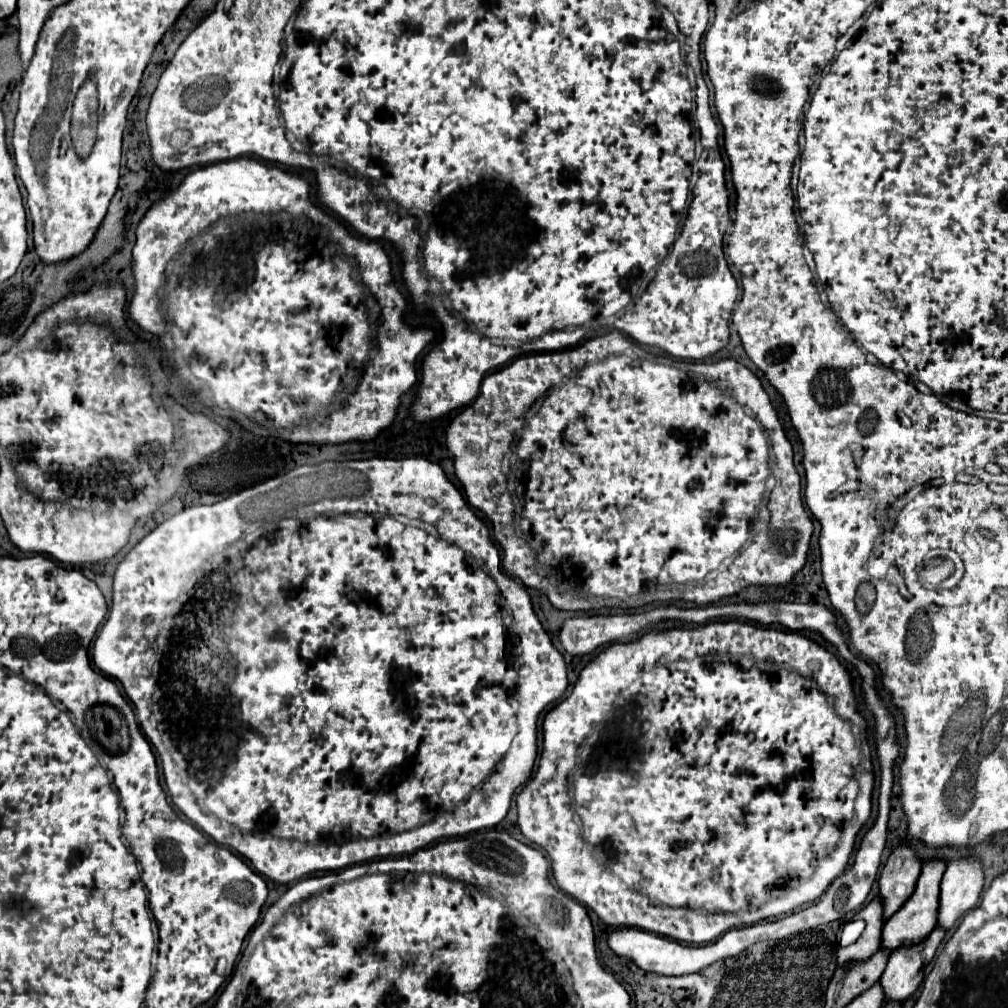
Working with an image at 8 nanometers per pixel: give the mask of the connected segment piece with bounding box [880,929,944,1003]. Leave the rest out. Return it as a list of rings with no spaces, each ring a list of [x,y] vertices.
[[[934,929],[934,933],[930,933],[920,945],[902,947],[890,955],[886,971],[880,977],[884,1003],[904,1003],[912,993],[916,993],[924,979],[924,969],[934,959],[942,937],[944,931]]]

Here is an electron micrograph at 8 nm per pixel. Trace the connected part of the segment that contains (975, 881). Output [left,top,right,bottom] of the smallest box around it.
[936,857,984,931]

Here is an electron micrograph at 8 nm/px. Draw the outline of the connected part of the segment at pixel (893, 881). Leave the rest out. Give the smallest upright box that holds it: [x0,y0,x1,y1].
[878,845,920,921]

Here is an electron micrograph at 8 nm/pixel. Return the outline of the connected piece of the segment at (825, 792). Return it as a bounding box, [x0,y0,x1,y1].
[516,621,874,945]

